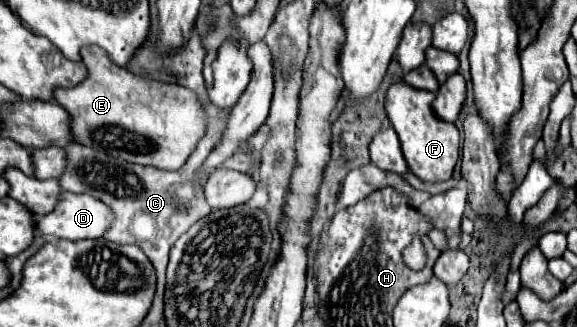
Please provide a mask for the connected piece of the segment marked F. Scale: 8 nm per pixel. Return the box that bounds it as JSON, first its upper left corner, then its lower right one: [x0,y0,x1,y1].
[385,81,461,183]

